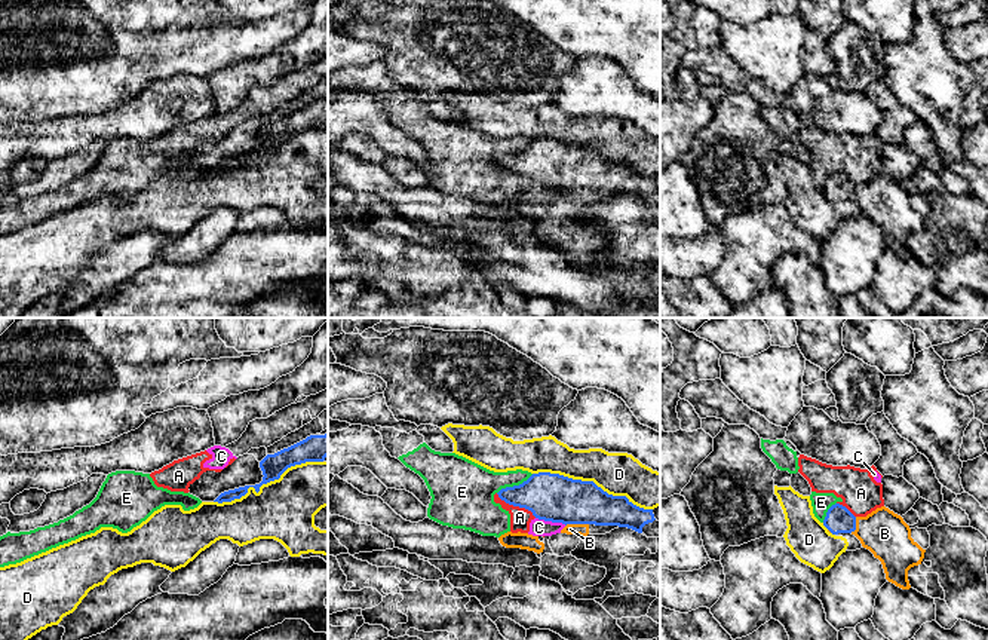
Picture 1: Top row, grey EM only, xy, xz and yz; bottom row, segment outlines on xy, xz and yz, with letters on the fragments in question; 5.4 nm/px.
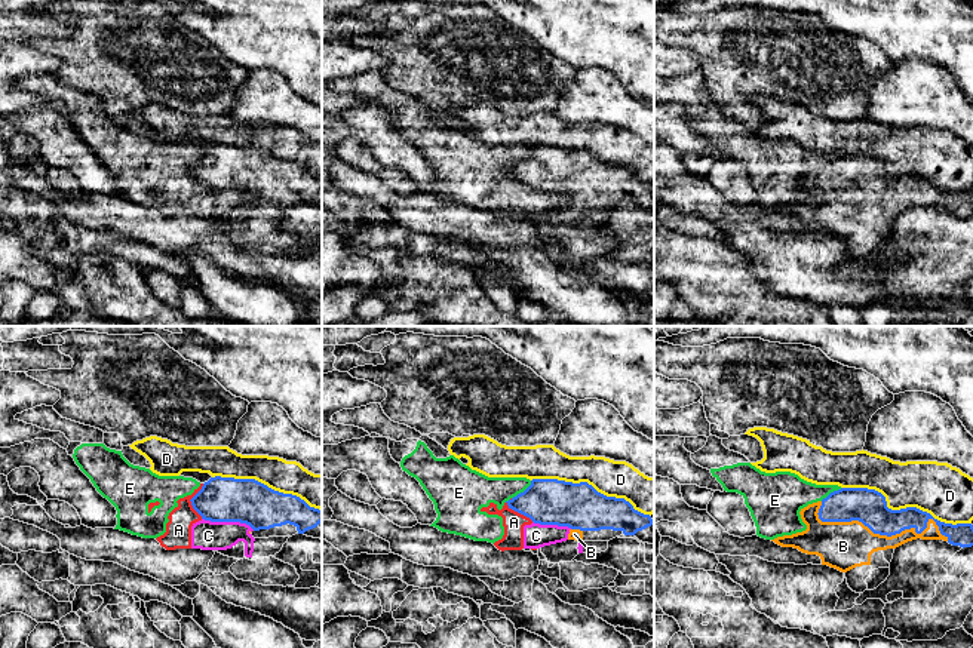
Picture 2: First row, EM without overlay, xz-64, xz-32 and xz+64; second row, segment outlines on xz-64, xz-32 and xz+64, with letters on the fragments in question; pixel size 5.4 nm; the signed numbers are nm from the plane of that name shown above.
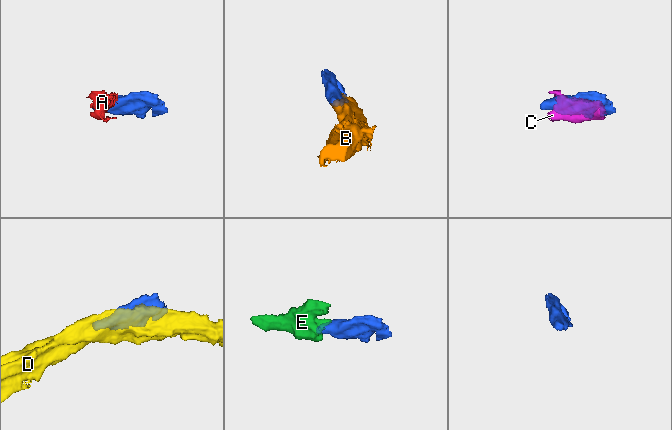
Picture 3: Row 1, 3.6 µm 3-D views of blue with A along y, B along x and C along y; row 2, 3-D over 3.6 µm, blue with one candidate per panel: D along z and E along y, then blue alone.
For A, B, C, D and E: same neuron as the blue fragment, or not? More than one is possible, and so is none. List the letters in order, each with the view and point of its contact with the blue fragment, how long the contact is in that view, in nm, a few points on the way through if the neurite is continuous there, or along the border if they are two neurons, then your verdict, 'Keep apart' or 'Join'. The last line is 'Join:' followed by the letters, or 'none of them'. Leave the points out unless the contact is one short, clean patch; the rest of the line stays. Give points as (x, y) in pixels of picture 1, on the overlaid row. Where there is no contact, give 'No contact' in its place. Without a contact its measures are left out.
A: Touches blue at xz (516, 505). Shared border 260 nm. Keep apart
B: Touches blue at xz (576, 523). Shared border 130 nm. Join
C: Touches blue at xz (551, 520). Shared border 170 nm. Keep apart
D: Touches blue at xz (592, 481). Shared border 700 nm. Keep apart
E: Touches blue at xz (515, 486). Shared border 220 nm. Boundary: xz (533, 474), (518, 484), (503, 487), (497, 493). Keep apart
Join: B

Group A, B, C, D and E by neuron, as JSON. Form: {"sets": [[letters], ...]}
{"sets": [["A", "C", "E"], ["B"], ["D"]]}

